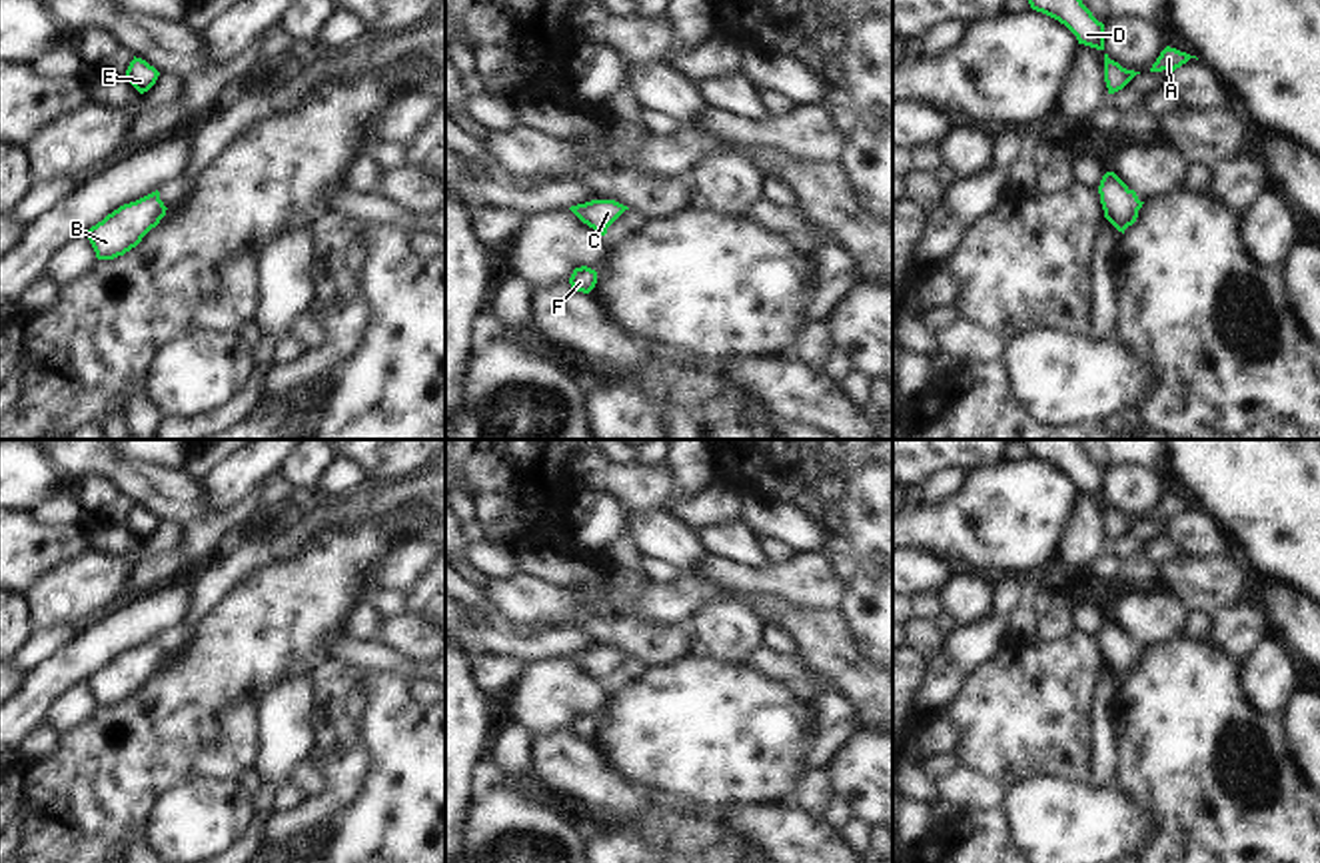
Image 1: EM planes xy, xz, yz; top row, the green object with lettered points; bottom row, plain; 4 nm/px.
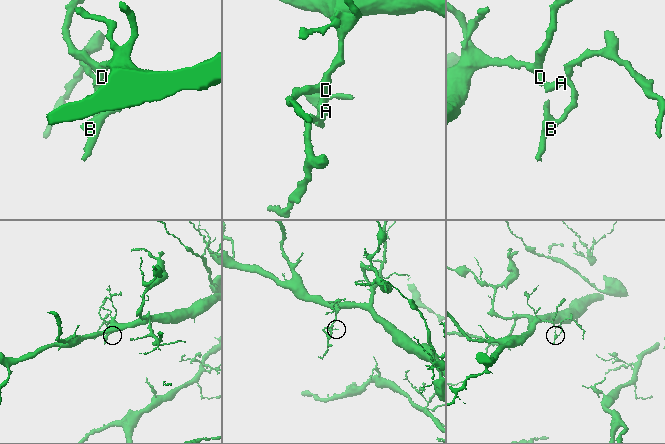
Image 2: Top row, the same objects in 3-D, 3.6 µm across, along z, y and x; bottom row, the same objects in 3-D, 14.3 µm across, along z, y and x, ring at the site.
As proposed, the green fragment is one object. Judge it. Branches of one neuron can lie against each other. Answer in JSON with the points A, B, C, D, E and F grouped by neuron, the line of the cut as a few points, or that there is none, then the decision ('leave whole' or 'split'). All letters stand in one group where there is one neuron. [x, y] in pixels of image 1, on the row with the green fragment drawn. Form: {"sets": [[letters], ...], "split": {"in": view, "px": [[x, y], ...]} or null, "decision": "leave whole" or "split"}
{"sets": [["A", "B", "C", "D", "E", "F"]], "split": null, "decision": "leave whole"}

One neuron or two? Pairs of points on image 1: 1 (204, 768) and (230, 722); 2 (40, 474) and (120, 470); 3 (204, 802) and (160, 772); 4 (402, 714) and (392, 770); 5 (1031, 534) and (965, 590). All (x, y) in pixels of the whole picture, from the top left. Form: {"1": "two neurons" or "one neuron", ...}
{"1": "one neuron", "2": "two neurons", "3": "two neurons", "4": "one neuron", "5": "two neurons"}

